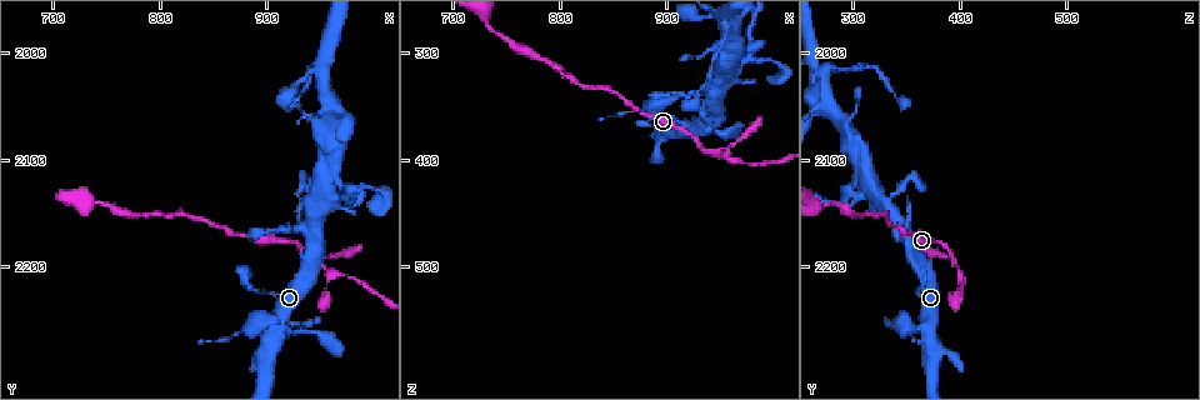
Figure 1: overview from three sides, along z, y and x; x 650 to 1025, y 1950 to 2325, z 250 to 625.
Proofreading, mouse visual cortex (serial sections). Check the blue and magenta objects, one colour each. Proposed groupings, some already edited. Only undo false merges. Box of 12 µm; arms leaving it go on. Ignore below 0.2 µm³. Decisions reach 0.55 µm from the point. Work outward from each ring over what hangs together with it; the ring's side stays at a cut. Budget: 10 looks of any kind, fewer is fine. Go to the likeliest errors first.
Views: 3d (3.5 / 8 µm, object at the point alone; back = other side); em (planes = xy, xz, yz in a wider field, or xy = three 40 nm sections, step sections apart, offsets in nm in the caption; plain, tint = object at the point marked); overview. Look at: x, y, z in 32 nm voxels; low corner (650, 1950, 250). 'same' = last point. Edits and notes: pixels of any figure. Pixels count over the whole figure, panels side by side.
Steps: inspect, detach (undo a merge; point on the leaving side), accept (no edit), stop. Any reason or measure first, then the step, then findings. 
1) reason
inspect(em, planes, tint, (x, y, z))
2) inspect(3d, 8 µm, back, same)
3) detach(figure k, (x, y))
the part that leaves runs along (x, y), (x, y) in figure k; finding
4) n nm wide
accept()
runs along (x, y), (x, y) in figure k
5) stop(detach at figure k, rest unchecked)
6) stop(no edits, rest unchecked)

sharp bend
inspect(3d, 8 µm, (962, 2206, 402))

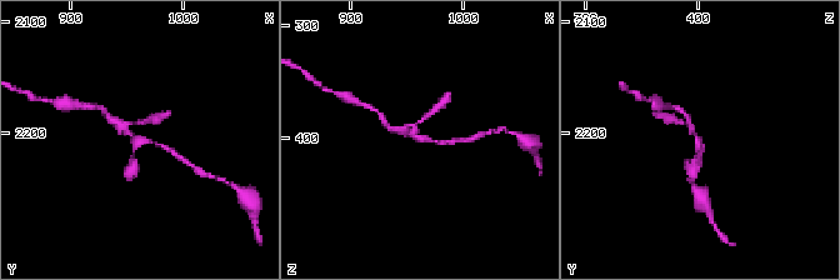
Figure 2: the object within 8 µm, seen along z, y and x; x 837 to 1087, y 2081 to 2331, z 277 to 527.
shape alone is not enough
inspect(em, xy, step 5, tint, (962, 2204, 402))

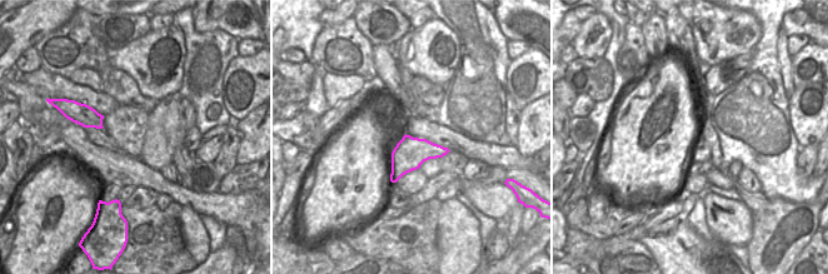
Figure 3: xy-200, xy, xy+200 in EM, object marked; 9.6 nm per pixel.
300 nm wide
accept()
runs along (110, 118), (139, 139), (129, 173) in figure 2; continuous, no second cell

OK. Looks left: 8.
abrupt turn
inspect(3d, 3.5 µm, (982, 2140, 288))

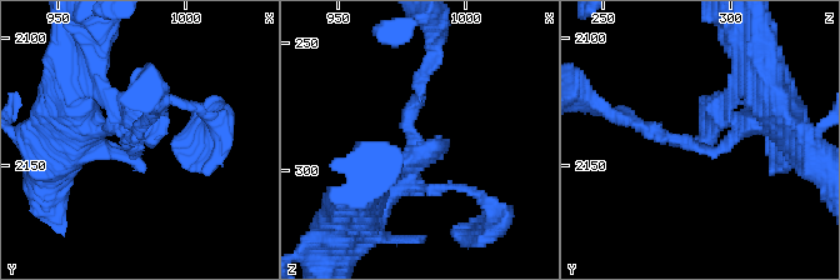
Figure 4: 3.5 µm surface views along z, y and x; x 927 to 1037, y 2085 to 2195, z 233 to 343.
accept()
runs along (401, 188), (424, 66) in figure 4; one cell here

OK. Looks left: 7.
sharp bend
inspect(3d, 3.5 µm, (904, 2258, 370))

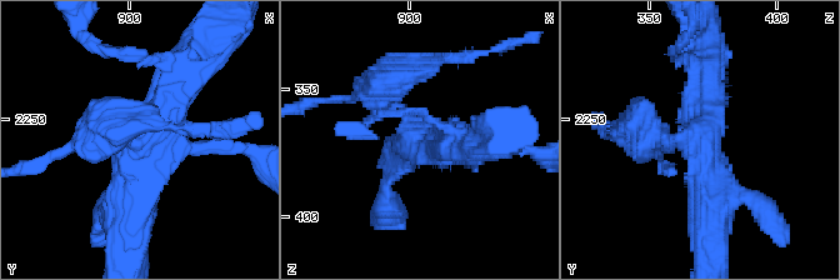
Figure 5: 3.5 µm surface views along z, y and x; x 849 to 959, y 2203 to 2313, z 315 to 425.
shape alone is not enough
inspect(em, xy, step 3, tint, (905, 2258, 369))

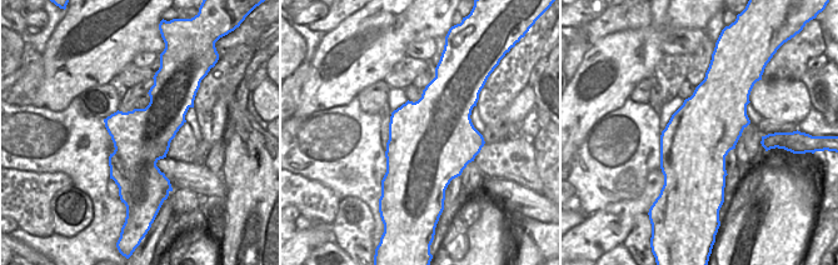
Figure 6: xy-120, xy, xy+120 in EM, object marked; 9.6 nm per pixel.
accept()
runs along (183, 68), (133, 159), (129, 225) in figure 5; all the same cell

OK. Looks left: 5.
looks like a crossing
inspect(3d, 3.5 µm, (958, 2050, 276))

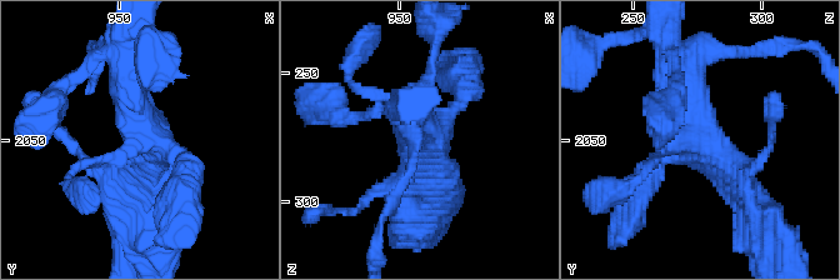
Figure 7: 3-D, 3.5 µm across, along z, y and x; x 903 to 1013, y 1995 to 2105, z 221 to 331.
inspect(em, xy, step 5, tint, (960, 2048, 276))

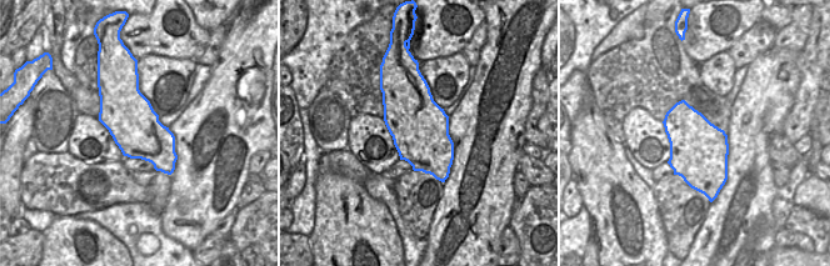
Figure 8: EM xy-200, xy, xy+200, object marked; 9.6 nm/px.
accept()
runs along (753, 204), (695, 131), (673, 70) in figure 7; continuous, no second cell

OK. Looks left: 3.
stop(no edits, rest unchecked)

